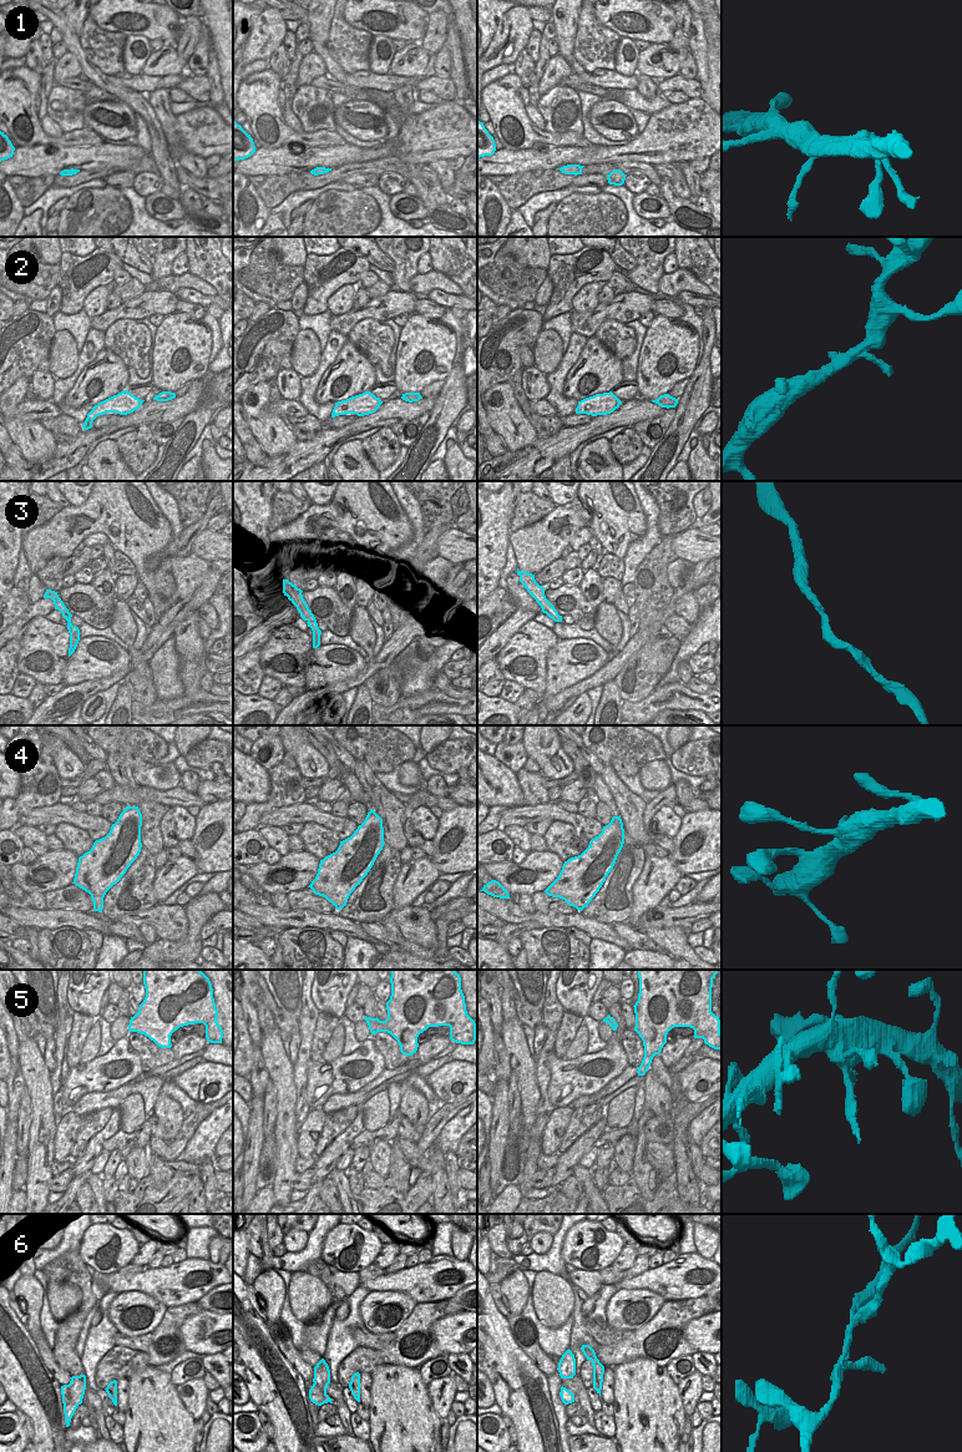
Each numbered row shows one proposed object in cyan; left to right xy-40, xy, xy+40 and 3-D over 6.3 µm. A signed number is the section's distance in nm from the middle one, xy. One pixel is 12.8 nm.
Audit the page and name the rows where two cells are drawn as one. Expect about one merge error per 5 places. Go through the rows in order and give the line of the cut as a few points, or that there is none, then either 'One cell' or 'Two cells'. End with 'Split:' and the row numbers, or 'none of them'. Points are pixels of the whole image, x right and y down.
1: No split. One cell
2: No split. One cell
3: No split. One cell
4: No split. One cell
5: Split along xy+40 (644, 1051), (653, 1056). Two cells
6: Split along xy (314, 1382), (325, 1394). Two cells
Split: 5, 6

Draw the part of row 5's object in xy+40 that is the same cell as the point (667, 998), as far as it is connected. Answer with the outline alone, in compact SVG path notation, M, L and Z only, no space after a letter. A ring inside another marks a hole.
M638 970L639 993L636 1002L634 1031L643 1041L644 1052L659 1054L667 1034L674 1027L690 1027L694 1038L703 1038L714 1049L722 1049L722 1022L712 1012L713 978L719 970Z

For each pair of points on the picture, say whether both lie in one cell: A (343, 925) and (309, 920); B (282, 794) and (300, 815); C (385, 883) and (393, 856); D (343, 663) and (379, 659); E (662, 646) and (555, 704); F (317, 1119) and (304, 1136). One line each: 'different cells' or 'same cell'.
A: same cell
B: different cells
C: same cell
D: different cells
E: different cells
F: same cell

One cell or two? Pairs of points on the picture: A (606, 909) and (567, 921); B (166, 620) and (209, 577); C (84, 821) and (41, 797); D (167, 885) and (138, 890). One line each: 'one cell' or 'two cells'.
A: two cells
B: one cell
C: two cells
D: two cells

